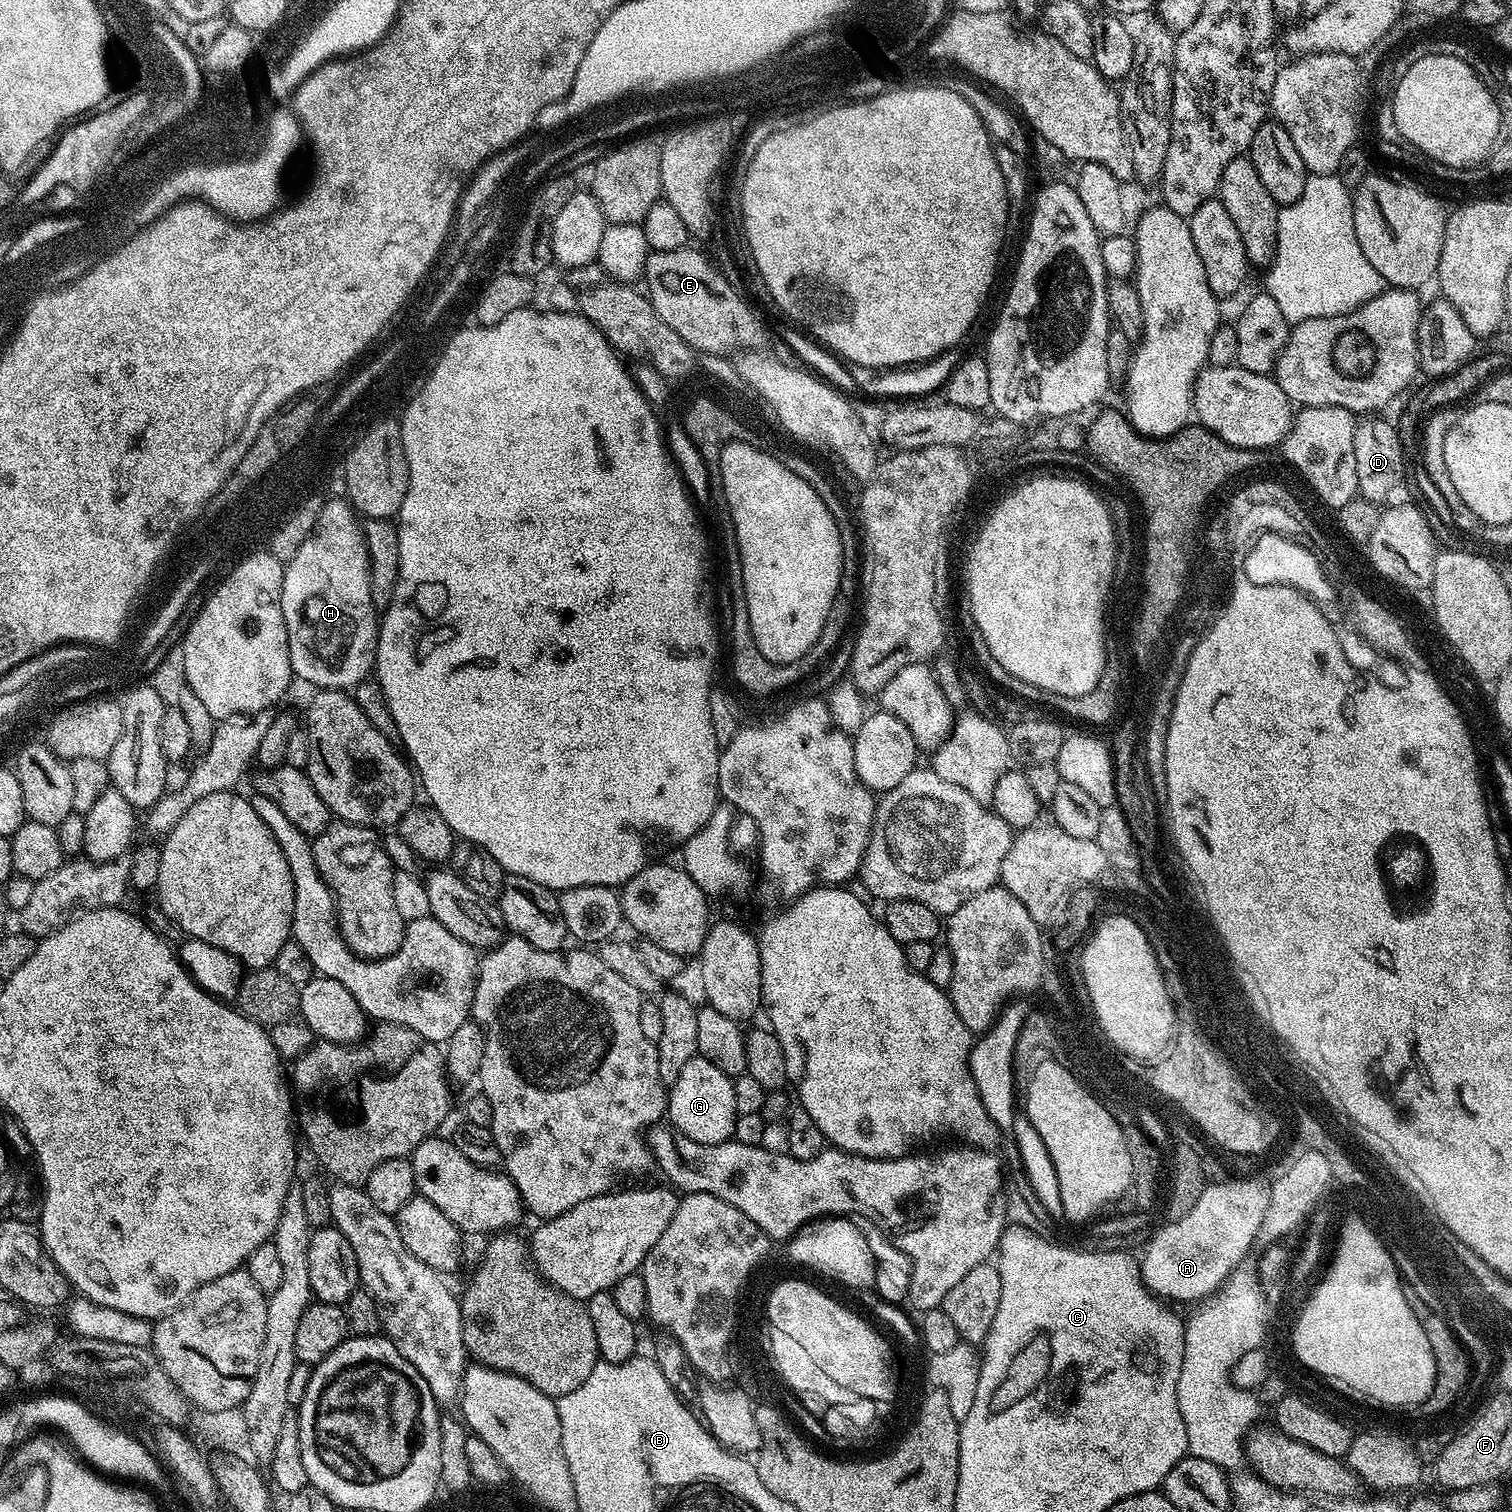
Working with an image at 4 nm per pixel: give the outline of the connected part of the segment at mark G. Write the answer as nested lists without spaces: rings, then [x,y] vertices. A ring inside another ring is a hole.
[[[698,1054],[690,1058],[668,1092],[666,1116],[671,1127],[686,1138],[694,1138],[694,1142],[703,1144],[720,1144],[723,1140],[733,1139],[737,1114],[732,1081],[733,1077],[714,1066],[714,1062],[706,1057]]]

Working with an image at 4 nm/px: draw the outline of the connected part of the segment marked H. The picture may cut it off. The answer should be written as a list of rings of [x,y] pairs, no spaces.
[[[328,498],[324,501],[321,512],[318,514],[317,522],[306,538],[302,546],[298,546],[298,554],[284,564],[284,581],[282,582],[282,618],[286,622],[286,634],[288,635],[288,653],[290,654],[290,666],[293,677],[297,681],[305,680],[308,684],[313,684],[316,690],[351,690],[363,680],[369,679],[373,675],[376,666],[376,637],[378,635],[378,610],[370,598],[370,562],[368,561],[368,551],[364,541],[364,530],[358,513],[347,499],[333,500]]]

